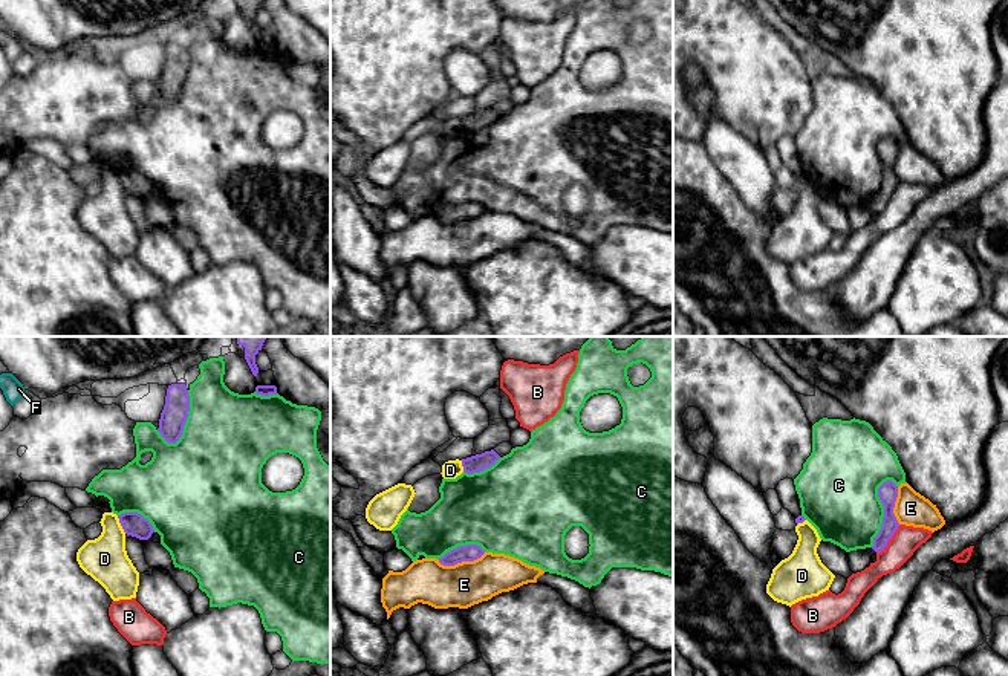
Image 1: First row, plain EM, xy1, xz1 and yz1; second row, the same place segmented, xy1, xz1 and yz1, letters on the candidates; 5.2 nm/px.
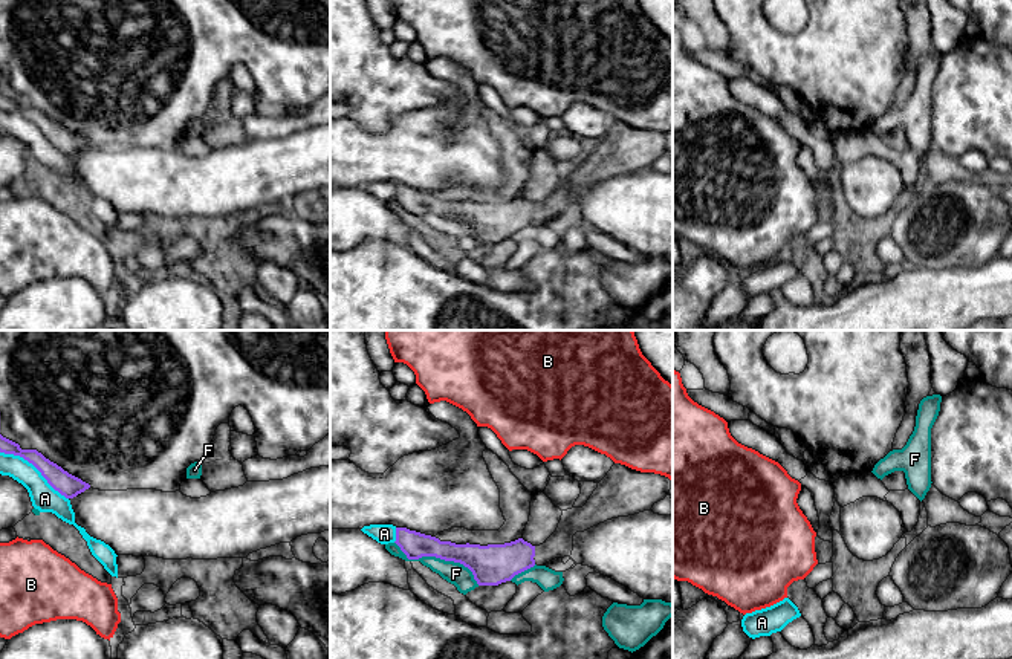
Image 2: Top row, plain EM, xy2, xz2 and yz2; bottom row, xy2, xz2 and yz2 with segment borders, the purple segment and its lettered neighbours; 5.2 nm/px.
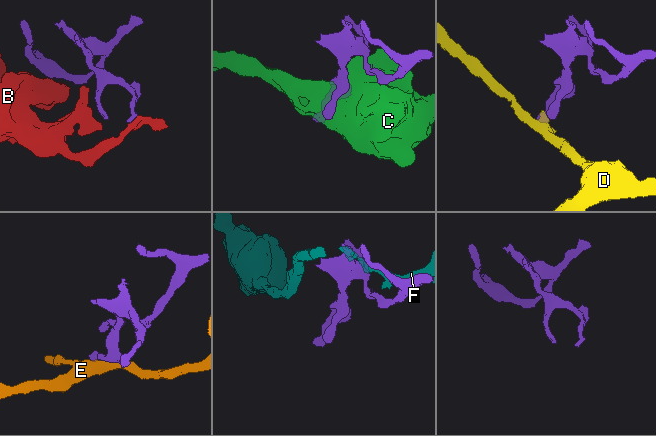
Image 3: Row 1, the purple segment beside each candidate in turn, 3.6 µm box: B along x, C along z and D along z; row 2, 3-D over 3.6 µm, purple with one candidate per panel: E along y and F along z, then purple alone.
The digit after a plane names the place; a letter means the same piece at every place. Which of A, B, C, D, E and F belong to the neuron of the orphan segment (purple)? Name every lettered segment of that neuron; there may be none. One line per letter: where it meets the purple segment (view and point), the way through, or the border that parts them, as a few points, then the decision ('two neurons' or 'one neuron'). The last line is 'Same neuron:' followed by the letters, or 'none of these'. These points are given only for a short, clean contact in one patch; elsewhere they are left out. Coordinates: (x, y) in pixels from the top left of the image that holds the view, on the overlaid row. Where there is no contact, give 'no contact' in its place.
A: contact xy2 (35, 467); two neurons
B: contact yz1 (889, 539); border yz1 (900, 525), (889, 542), (877, 552); two neurons
C: contact yz1 (884, 511); two neurons
D: contact xy1 (121, 525); border xy1 (117, 516), (126, 532); two neurons
E: contact xz1 (461, 562); two neurons
F: contact xz2 (437, 557); two neurons
Same neuron: none of these

